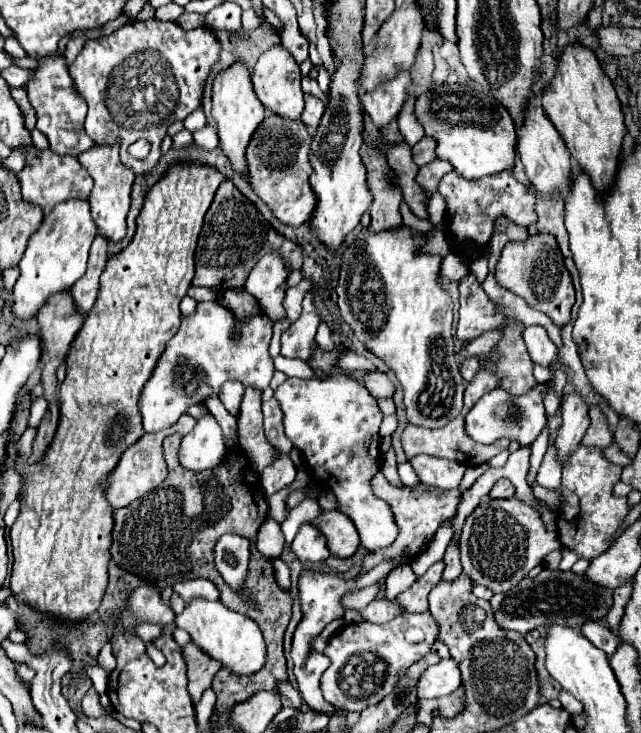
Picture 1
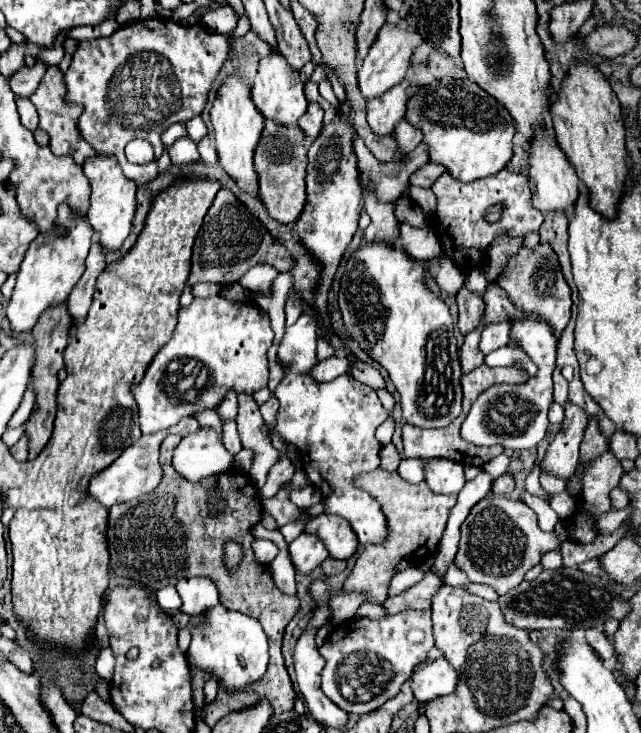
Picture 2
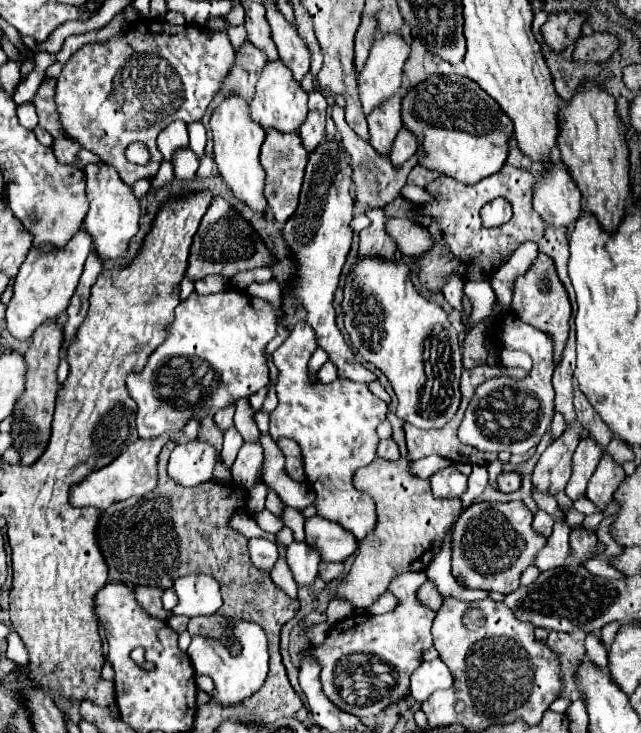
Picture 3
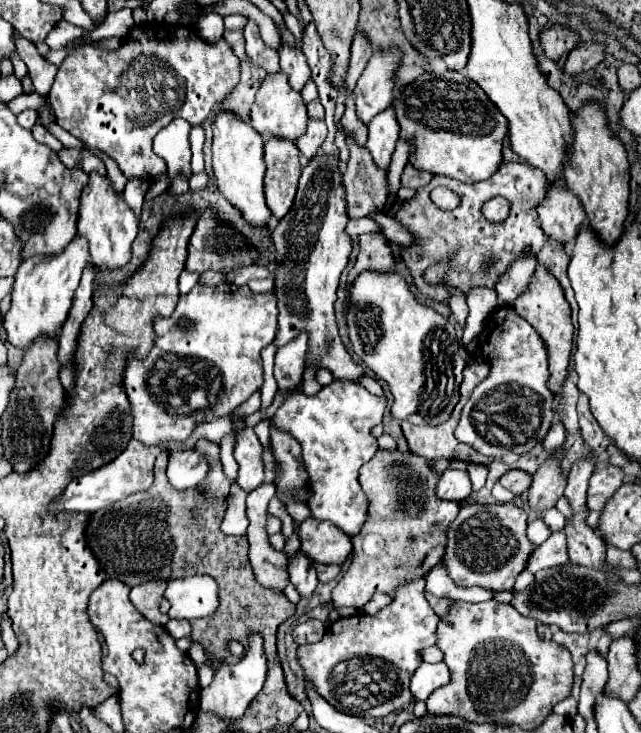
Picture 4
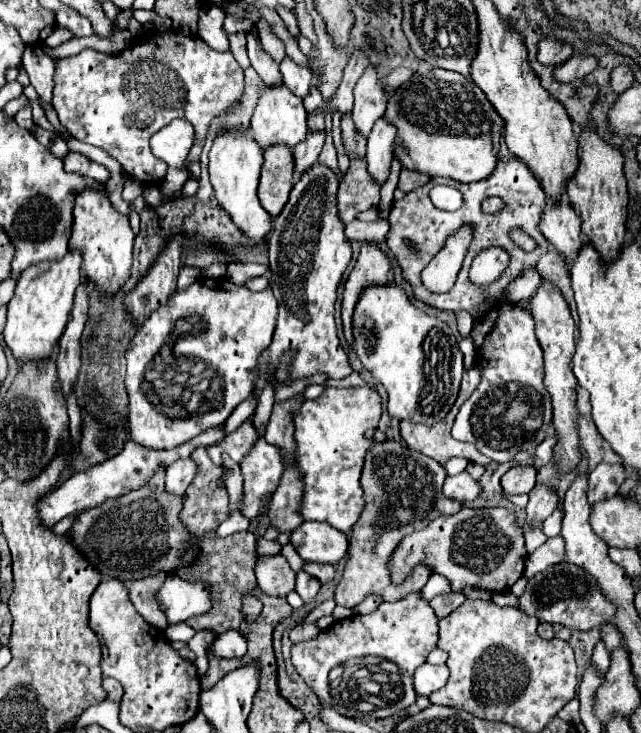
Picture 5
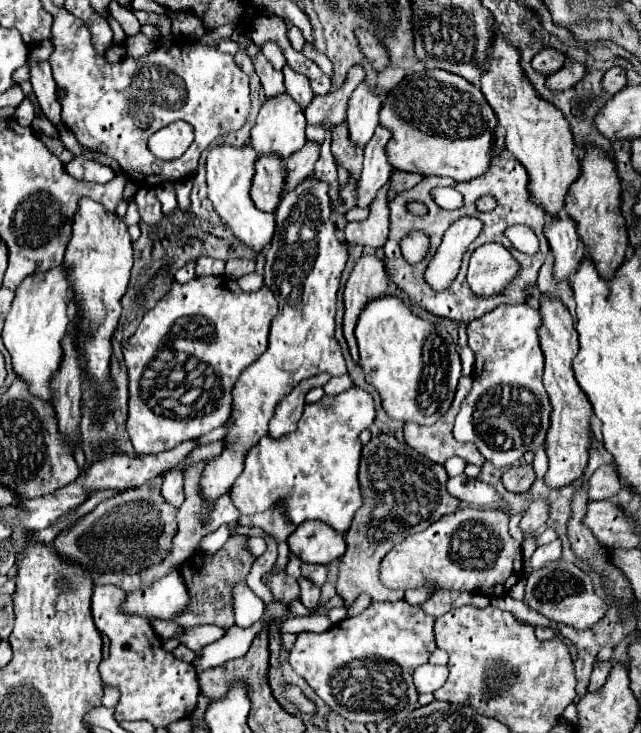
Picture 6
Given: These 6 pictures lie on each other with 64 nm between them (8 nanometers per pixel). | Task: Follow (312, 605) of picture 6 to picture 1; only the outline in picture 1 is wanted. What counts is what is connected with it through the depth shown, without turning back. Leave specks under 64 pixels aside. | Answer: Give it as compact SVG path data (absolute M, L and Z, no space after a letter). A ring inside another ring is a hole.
M312 522L300 526L290 548L302 562L324 562L330 556L324 534Z

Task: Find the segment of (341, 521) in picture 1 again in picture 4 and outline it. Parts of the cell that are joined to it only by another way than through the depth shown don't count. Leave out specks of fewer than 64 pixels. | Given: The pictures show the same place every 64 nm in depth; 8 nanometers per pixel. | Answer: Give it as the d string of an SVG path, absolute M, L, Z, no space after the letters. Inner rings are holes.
M314 518L300 524L300 542L304 554L322 564L342 564L352 552L352 542L346 532Z

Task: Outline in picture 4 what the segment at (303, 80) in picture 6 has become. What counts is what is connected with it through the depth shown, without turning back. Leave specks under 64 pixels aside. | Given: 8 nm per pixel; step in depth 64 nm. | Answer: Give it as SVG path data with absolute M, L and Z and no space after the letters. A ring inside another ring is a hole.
M280 38L278 54L280 54L280 68L282 68L282 72L288 74L292 88L300 92L300 90L304 88L306 80L310 78L310 68L308 68L306 56L304 56L300 44L296 42L296 44L292 46L292 44L288 44L284 38Z

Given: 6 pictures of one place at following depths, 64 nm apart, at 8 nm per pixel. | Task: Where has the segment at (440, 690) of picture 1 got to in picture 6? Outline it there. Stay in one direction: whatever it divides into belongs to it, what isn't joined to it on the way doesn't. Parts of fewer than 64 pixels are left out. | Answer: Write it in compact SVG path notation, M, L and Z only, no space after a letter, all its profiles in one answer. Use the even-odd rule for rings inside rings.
M424 664L414 670L414 684L418 692L434 692L440 686L444 686L448 678L448 668L446 666L434 666L434 664Z

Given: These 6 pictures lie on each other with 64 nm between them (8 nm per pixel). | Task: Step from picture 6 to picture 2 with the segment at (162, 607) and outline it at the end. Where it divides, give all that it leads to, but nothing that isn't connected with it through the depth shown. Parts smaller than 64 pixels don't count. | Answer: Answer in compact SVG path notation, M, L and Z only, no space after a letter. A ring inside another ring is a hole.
M184 578L176 584L176 590L182 598L182 612L186 614L200 614L212 604L220 602L220 594L216 592L216 584L212 580L200 578Z

